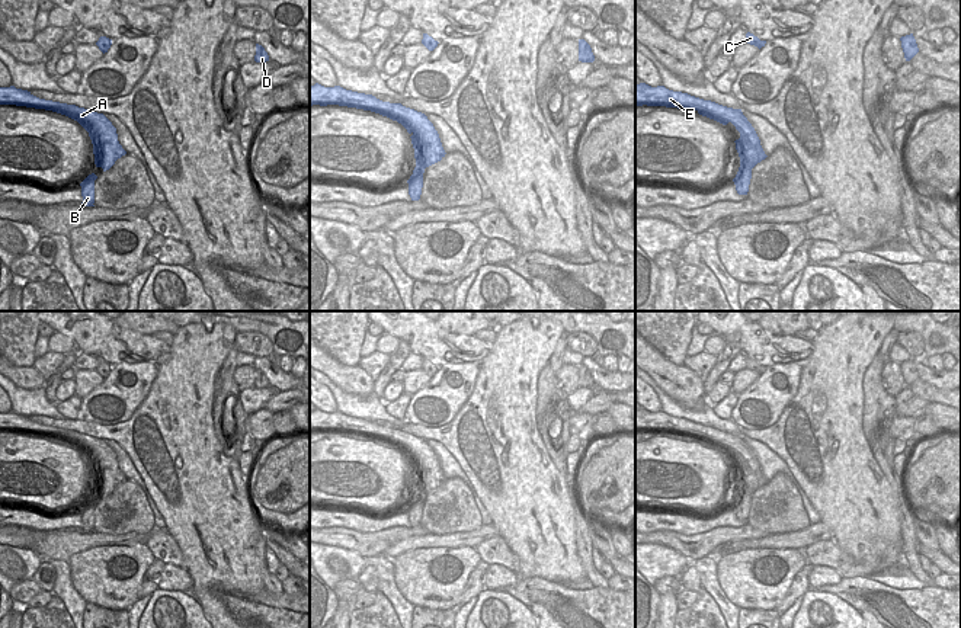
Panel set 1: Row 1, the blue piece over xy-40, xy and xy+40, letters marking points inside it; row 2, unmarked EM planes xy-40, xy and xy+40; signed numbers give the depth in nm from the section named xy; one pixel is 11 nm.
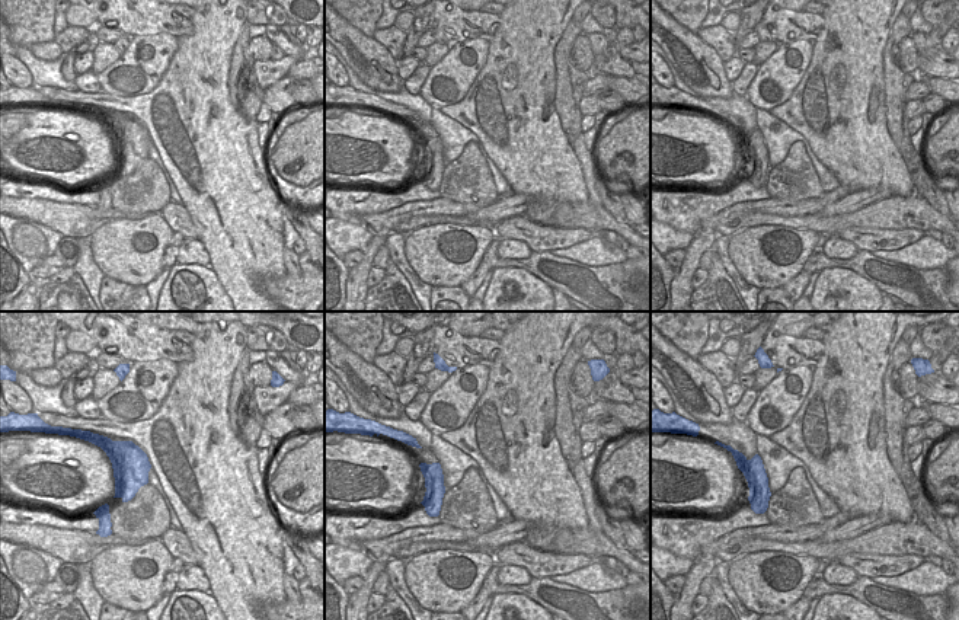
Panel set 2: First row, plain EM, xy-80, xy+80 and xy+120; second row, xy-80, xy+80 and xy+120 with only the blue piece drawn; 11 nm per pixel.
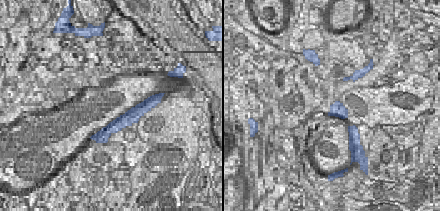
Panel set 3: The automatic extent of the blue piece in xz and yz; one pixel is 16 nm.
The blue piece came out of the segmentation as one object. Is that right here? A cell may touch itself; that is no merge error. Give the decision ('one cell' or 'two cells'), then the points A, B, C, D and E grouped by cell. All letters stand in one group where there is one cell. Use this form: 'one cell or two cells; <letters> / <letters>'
two cells; A C D E / B

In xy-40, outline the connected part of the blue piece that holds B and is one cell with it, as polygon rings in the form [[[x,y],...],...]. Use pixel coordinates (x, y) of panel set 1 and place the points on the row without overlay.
[[[95,499],[89,500],[81,509],[83,532],[95,532],[95,506],[97,502]]]

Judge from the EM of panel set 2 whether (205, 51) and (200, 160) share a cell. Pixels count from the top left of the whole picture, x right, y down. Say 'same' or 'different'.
same

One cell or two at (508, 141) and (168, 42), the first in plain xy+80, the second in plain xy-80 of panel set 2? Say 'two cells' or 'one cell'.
two cells

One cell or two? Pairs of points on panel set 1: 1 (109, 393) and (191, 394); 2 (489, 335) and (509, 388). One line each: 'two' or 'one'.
1: two
2: two

